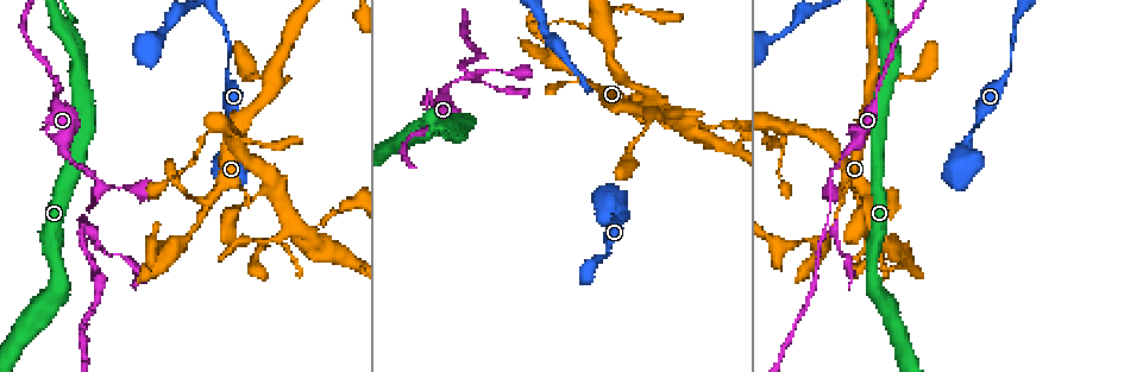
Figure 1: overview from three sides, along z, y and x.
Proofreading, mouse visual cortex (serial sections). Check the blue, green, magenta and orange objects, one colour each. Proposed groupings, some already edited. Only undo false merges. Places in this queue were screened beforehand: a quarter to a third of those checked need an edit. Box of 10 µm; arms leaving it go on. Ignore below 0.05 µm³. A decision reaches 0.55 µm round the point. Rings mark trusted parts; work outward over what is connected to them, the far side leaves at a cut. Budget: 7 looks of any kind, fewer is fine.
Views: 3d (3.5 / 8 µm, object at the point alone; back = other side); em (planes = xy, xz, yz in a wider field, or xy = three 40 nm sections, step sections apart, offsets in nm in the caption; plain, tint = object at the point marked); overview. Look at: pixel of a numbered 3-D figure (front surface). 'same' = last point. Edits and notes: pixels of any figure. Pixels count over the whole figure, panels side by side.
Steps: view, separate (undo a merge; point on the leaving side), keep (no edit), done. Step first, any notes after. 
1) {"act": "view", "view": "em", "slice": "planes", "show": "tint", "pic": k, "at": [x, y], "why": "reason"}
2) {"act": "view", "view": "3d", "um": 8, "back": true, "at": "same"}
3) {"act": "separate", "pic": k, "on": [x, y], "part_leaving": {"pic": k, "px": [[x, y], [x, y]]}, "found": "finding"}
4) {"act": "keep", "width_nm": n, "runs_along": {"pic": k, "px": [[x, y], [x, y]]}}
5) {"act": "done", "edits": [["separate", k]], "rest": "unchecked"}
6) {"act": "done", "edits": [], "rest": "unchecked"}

{"act": "view", "view": "3d", "um": 3.5, "pic": 1, "at": [207, 197], "why": "sudden change in width"}

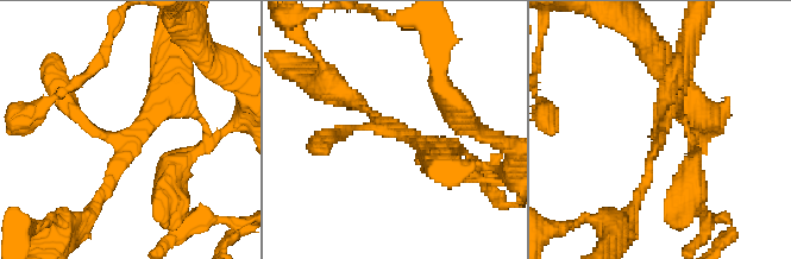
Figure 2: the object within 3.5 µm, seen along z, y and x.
{"act": "view", "view": "em", "slice": "xy", "step": 1, "show": "tint", "pic": 2, "at": [661, 137]}

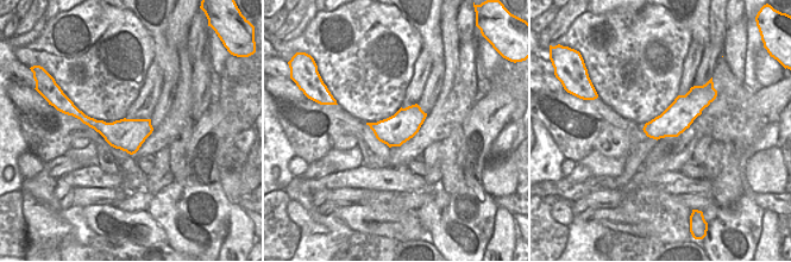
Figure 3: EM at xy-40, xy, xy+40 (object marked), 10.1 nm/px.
{"act": "keep", "found": "continuous, no second cell"}

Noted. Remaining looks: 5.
{"act": "view", "view": "3d", "um": 3.5, "pic": 1, "at": [67, 153], "why": "calibre changes"}

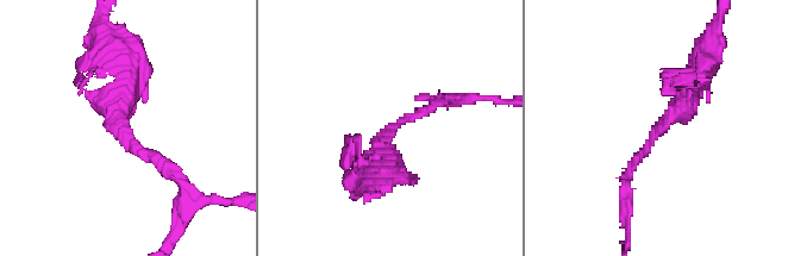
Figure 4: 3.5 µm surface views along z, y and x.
{"act": "view", "view": "em", "slice": "xy", "step": 5, "show": "tint", "pic": 4, "at": [121, 133], "arm_widths_nm": [150, 300], "why": "shape alone is not enough"}

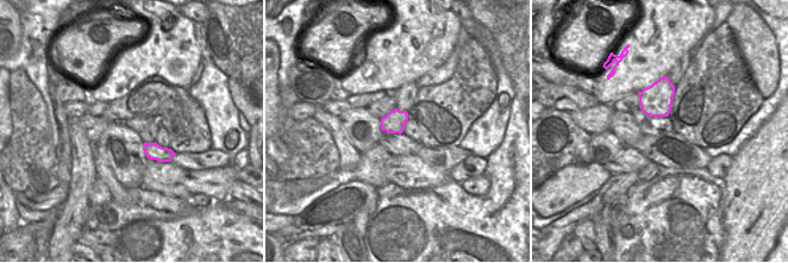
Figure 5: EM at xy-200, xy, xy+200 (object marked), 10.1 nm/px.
{"act": "keep", "runs_along": {"pic": 4, "px": [[699, 70], [687, 100], [626, 180]]}, "found": "one cell here"}

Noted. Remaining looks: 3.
{"act": "view", "view": "3d", "um": 8, "pic": 1, "at": [448, 128], "why": "small branch off a trunk"}

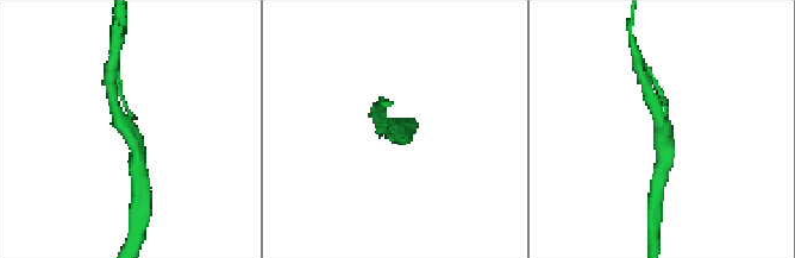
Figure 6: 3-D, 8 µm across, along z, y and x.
{"act": "view", "view": "3d", "um": 3.5, "at": "same", "why": "zoom in"}

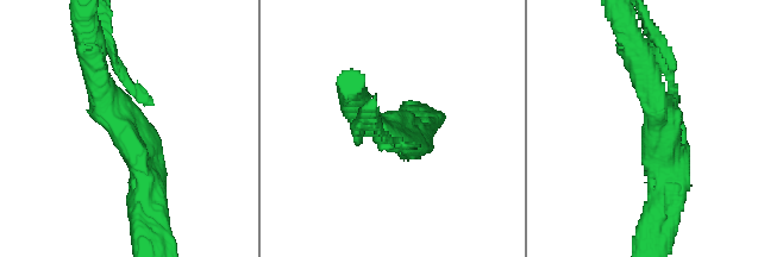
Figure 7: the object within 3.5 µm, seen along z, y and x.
{"act": "keep", "arms": 3, "arm_widths_nm": [150, 350, 350], "runs_along": {"pic": 7, "px": [[145, 181], [91, 45]]}, "found": "all the same cell"}

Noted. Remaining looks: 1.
{"act": "done", "edits": [], "rest": "unchecked"}

